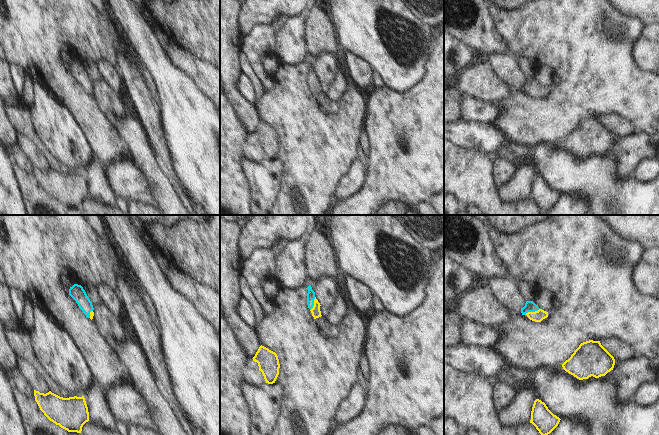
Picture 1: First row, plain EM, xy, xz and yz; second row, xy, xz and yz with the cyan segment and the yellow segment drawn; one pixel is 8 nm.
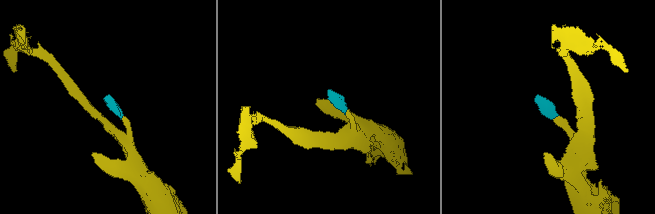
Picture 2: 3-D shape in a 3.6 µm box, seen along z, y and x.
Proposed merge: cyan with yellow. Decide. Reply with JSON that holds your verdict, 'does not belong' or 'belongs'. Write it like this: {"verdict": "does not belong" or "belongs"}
{"verdict": "belongs"}

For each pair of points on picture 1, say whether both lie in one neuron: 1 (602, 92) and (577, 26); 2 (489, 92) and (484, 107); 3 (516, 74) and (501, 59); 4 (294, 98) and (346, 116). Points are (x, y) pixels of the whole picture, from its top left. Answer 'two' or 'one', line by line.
1: one
2: two
3: one
4: one

